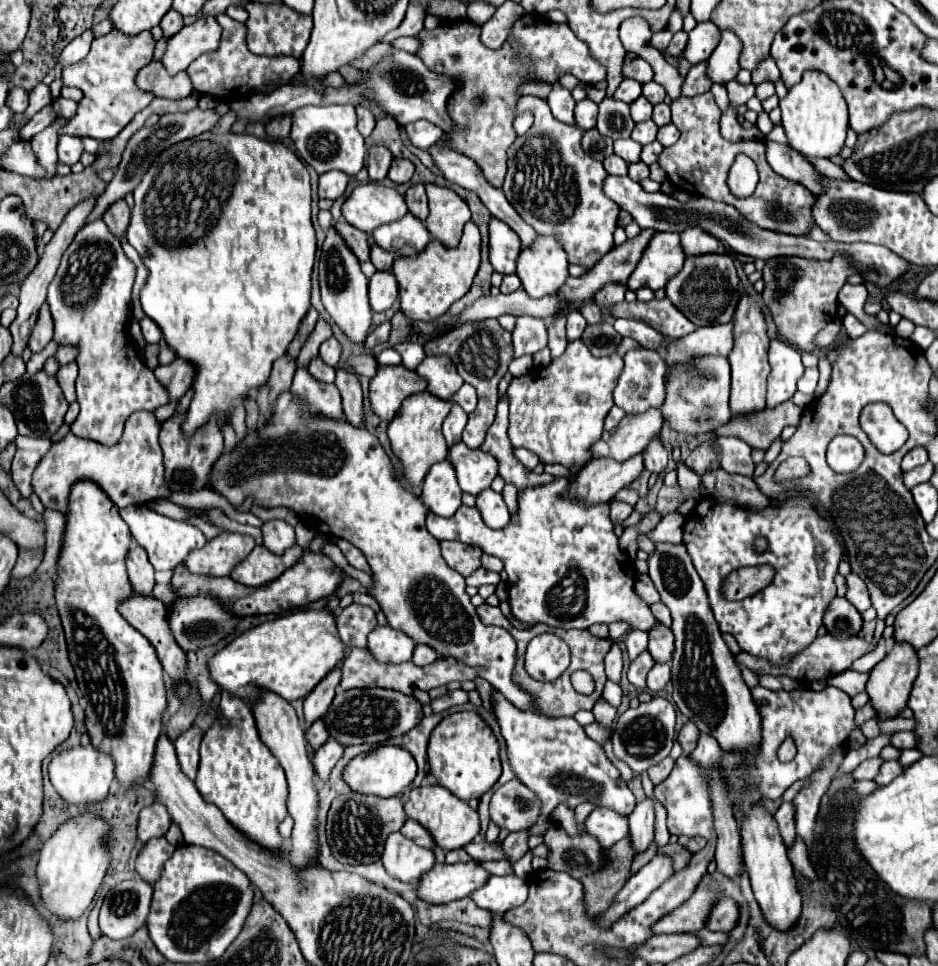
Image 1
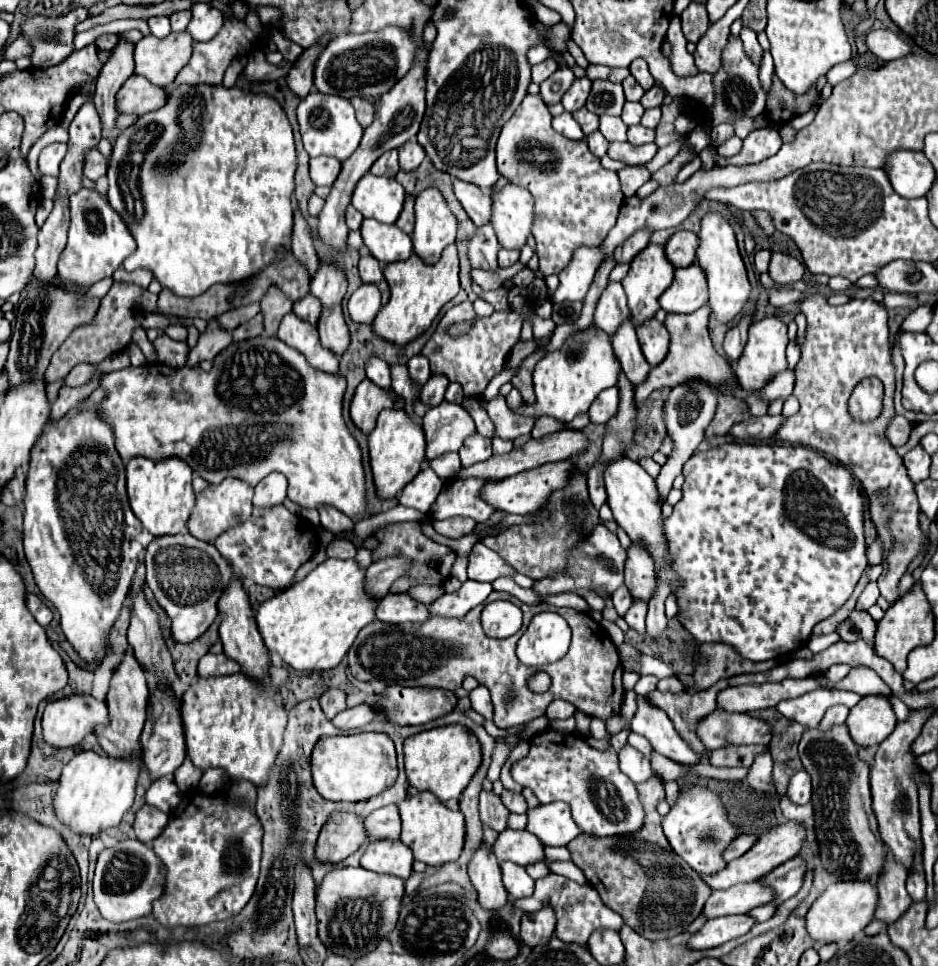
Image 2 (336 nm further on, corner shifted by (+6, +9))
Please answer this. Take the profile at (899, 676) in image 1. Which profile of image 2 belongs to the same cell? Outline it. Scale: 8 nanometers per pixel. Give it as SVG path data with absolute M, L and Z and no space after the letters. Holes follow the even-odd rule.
M867 695L849 711L845 725L859 747L873 747L889 737L897 725L897 717L887 697Z

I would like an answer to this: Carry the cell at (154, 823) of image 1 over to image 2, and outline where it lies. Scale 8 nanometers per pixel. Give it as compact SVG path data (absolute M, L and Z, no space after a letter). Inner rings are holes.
M161 777L161 779L153 781L151 787L147 789L145 799L149 805L157 807L163 813L171 813L173 807L177 807L181 801L179 789L177 789L175 781L171 781L169 777Z

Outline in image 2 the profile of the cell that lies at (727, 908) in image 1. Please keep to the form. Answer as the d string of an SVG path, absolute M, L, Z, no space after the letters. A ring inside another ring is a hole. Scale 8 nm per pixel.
M795 855L793 859L789 859L787 863L779 865L777 869L773 869L771 873L765 875L763 883L775 889L775 905L781 905L785 899L797 895L797 891L803 885L803 877L805 877L805 859L801 855Z

